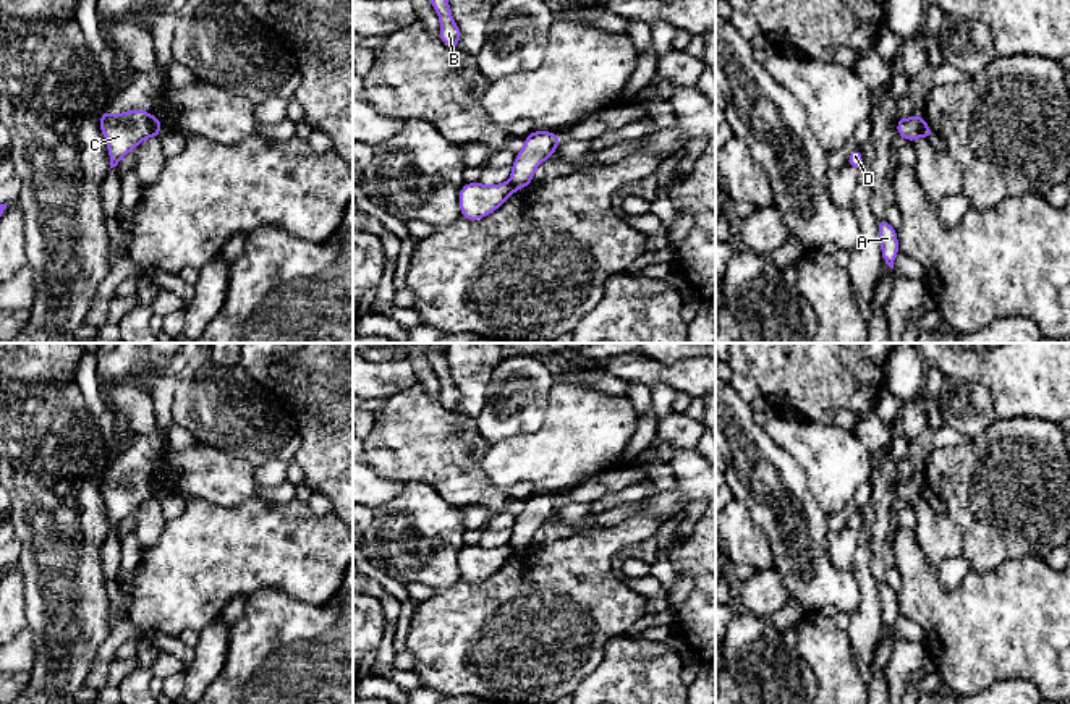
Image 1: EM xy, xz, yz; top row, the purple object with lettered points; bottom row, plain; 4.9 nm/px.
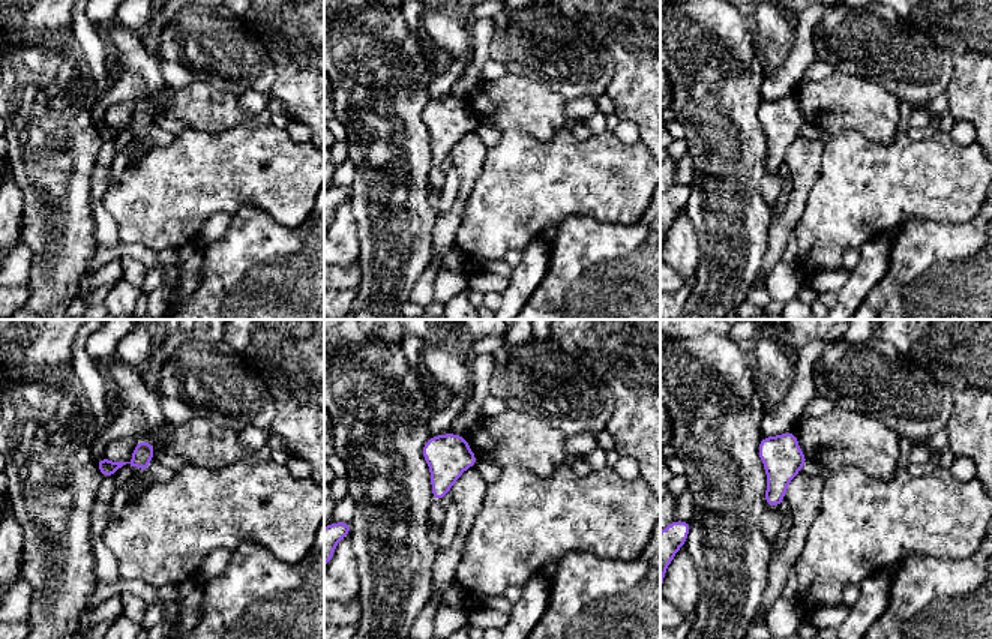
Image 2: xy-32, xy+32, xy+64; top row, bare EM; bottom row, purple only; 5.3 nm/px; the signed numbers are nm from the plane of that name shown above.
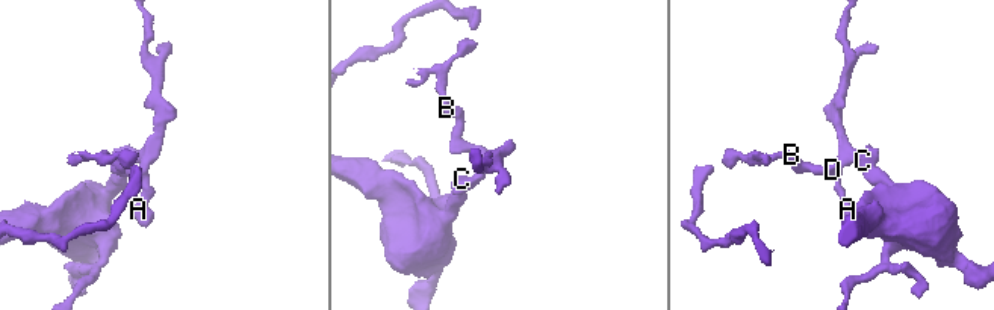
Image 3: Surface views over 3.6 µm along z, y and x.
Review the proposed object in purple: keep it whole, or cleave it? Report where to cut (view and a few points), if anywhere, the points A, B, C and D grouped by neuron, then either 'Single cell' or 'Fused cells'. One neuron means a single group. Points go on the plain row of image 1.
Split along xy (149, 478), (152, 497). Groups: A B D / C. Fused cells

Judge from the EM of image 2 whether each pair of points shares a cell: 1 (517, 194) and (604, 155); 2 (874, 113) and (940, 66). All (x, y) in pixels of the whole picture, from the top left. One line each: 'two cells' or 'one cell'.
1: one cell
2: two cells

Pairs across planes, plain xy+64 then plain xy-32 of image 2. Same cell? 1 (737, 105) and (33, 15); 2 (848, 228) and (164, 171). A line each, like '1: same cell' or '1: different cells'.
1: different cells
2: same cell

